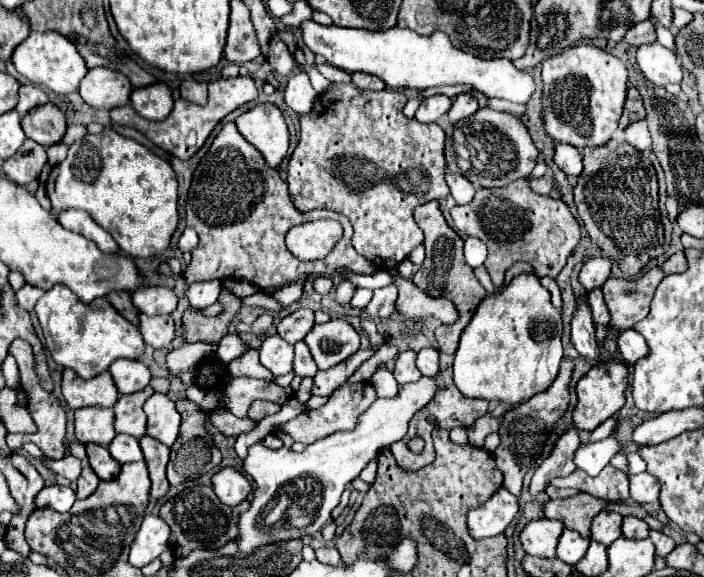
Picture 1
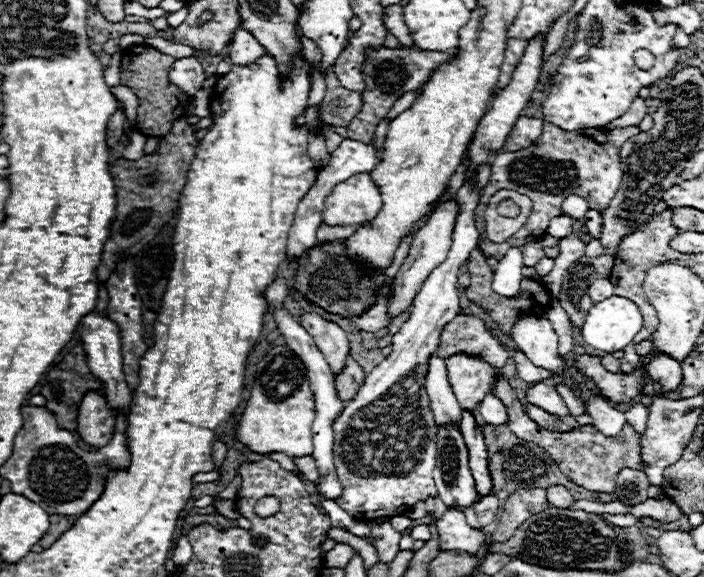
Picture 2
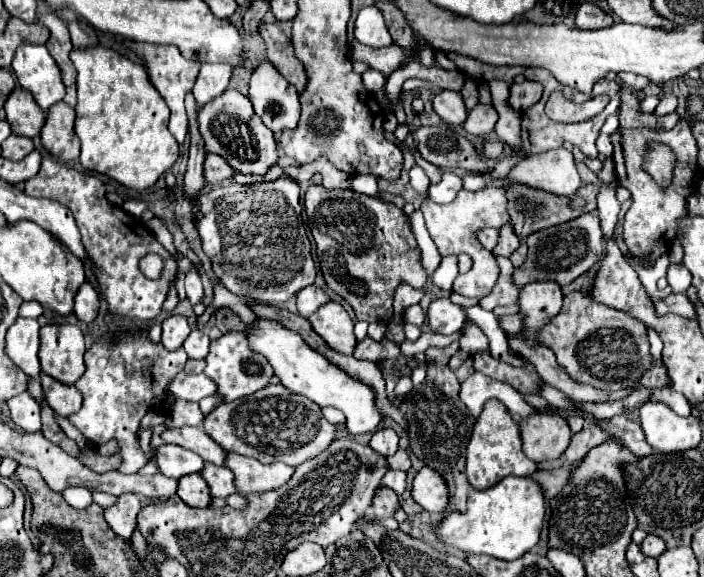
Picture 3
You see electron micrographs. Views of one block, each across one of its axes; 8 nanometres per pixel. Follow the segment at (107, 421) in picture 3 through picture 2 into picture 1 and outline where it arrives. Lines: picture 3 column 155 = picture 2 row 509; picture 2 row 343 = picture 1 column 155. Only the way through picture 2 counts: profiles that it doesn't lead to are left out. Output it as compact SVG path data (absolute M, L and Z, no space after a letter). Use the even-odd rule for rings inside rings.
M154 392L144 404L144 412L148 416L146 434L166 446L172 446L180 428L180 414L176 412L174 402L166 394Z

